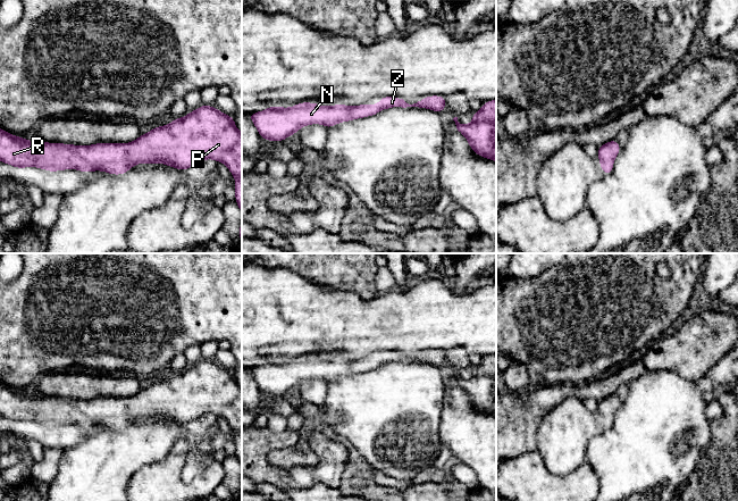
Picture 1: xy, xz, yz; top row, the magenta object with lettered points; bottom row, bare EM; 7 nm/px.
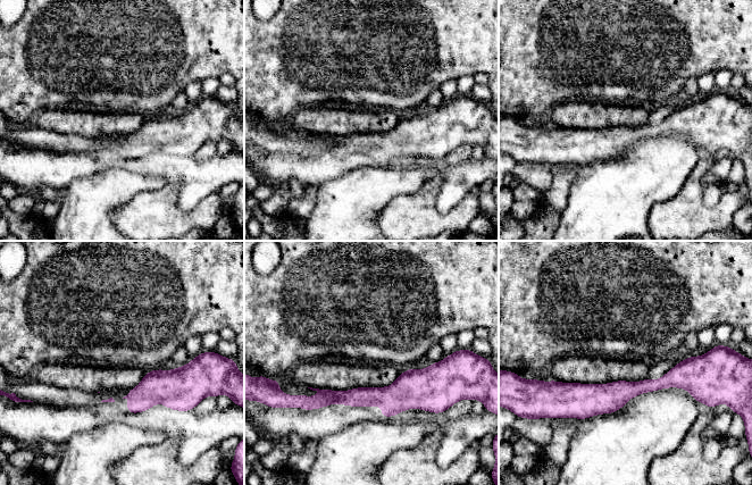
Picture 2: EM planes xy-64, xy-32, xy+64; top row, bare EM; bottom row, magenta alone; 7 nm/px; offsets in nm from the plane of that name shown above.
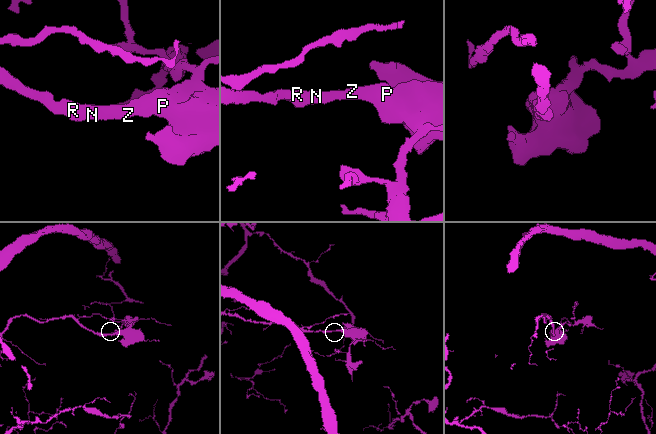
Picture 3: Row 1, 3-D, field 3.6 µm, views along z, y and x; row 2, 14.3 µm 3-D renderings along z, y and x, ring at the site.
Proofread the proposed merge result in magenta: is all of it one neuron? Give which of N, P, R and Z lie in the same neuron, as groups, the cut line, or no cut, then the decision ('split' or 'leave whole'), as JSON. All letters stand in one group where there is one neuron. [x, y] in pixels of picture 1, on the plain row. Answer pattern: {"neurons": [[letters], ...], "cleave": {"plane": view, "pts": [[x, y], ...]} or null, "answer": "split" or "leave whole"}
{"neurons": [["N", "P", "R", "Z"]], "cleave": null, "answer": "leave whole"}

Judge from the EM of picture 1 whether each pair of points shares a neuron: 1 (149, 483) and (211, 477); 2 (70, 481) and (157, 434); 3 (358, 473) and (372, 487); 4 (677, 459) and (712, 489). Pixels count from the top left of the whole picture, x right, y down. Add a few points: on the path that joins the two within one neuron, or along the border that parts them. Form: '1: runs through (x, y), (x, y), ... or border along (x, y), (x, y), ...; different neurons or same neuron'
1: runs through (165, 485), (168, 487), (195, 487); same neuron
2: runs through (92, 475), (108, 459), (135, 445); same neuron
3: runs through (361, 476), (369, 484); same neuron
4: border along (702, 449), (695, 469), (686, 479); different neurons

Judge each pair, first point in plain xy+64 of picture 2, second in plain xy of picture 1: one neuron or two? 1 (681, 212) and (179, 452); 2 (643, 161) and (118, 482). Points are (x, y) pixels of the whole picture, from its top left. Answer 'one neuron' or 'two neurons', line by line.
1: one neuron
2: one neuron

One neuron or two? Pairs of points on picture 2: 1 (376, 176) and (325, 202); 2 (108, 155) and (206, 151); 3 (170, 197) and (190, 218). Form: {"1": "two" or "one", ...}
{"1": "one", "2": "two", "3": "one"}

